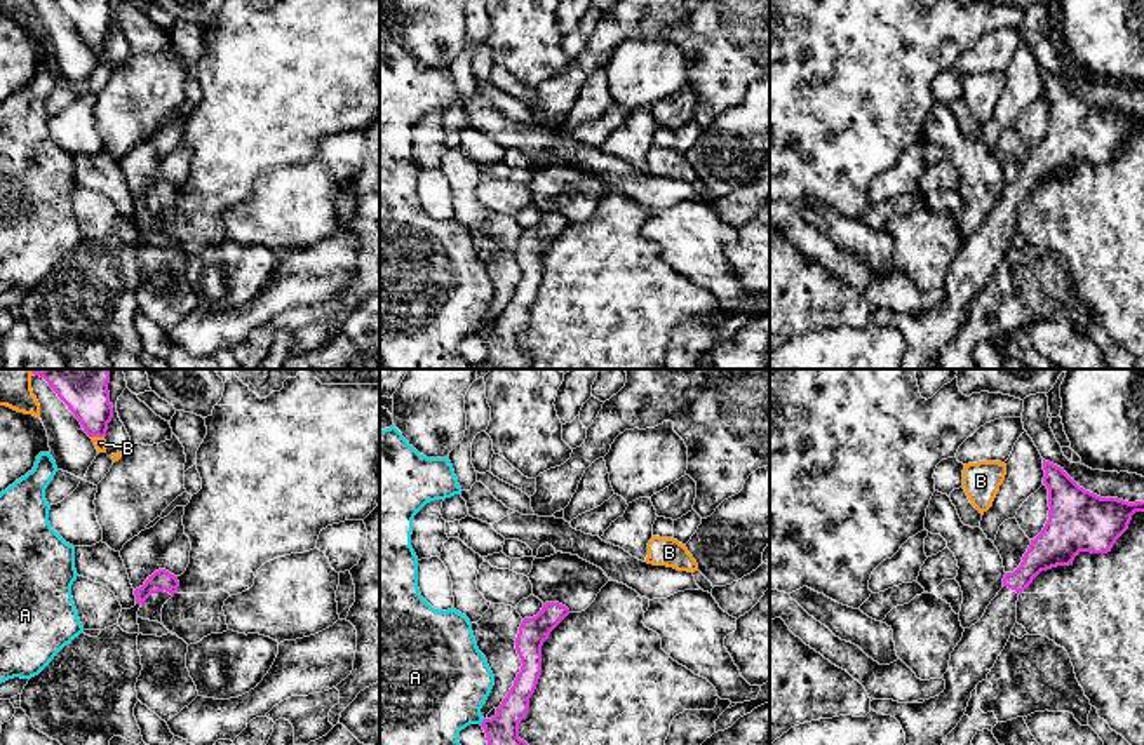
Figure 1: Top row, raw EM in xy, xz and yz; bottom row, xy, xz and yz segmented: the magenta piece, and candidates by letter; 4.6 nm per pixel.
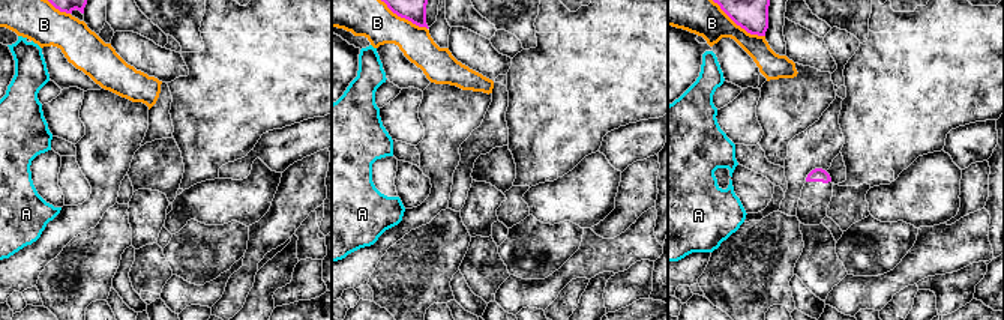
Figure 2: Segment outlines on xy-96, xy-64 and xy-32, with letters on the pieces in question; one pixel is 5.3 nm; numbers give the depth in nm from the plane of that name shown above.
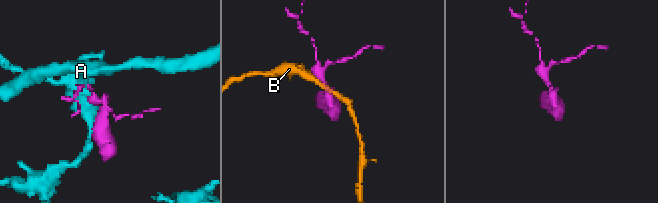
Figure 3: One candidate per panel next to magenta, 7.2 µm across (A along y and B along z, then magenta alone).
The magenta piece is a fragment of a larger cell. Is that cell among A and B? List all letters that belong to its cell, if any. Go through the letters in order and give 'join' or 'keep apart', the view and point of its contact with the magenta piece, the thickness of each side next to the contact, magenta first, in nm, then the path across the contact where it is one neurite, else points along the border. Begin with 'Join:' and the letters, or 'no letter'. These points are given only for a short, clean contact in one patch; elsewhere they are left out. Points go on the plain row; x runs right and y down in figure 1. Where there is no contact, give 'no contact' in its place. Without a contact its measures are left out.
Join: no letter
A: keep apart; contact xz (483, 331); calibres 220 and 420 nm
B: keep apart; contact xy (98, 46); calibres 170 and 60 nm

